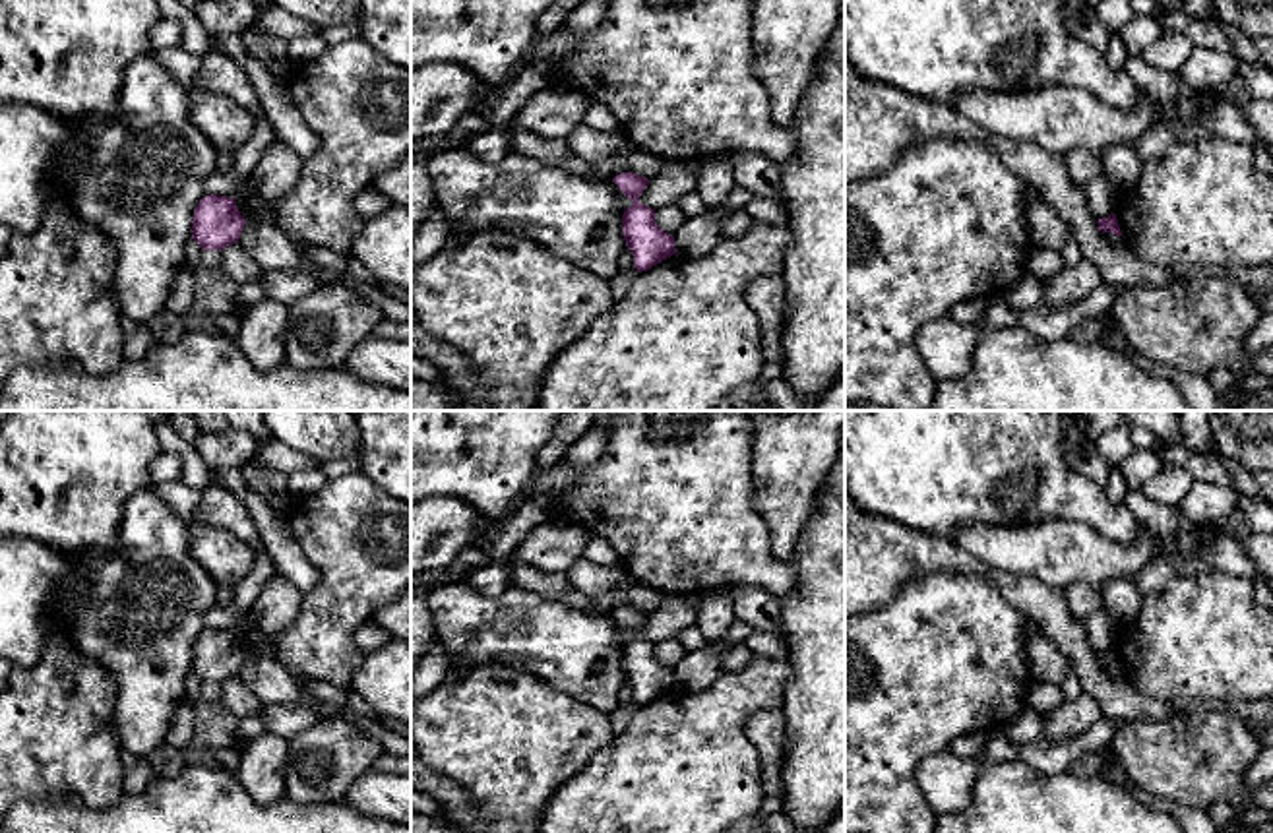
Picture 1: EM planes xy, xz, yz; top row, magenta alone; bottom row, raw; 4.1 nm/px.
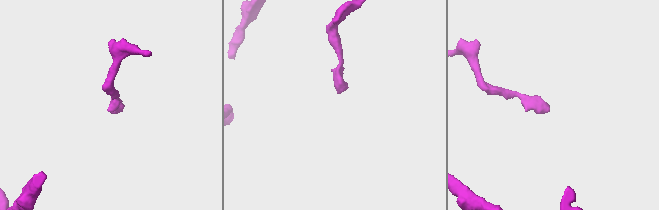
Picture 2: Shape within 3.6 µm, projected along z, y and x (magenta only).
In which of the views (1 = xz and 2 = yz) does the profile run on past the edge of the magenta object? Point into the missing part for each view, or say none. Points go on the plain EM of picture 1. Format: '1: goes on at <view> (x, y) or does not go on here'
1: does not go on here
2: does not go on here

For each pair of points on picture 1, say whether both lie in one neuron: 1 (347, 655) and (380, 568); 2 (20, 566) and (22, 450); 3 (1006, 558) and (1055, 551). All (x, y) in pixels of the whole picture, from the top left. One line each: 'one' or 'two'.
1: one
2: two
3: one

